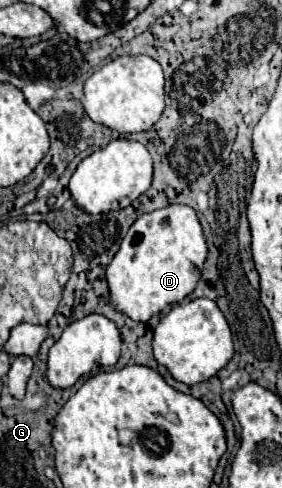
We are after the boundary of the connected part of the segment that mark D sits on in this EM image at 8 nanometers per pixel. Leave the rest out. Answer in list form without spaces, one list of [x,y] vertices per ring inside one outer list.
[[[168,205],[142,215],[128,229],[118,253],[106,269],[110,301],[132,321],[146,323],[164,307],[180,303],[200,281],[206,261],[206,239],[200,221],[188,205]]]

